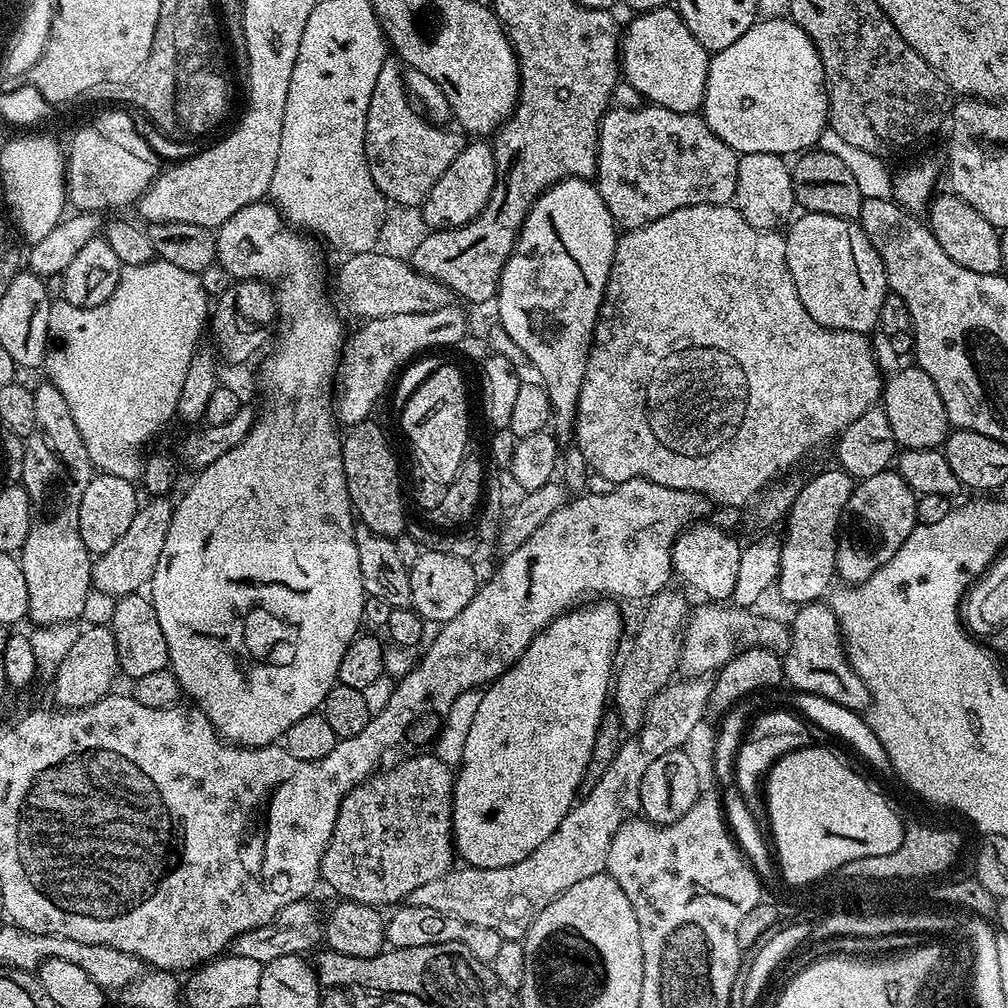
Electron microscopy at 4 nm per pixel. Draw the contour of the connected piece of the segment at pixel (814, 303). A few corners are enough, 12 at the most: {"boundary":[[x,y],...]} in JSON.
{"boundary":[[804,212],[786,262],[806,314],[871,333],[890,293],[859,223]]}

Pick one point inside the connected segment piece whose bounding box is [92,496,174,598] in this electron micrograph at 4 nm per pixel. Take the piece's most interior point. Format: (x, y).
(128, 566)

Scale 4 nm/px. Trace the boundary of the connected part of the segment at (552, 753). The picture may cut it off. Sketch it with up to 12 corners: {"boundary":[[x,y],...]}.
{"boundary":[[584,602],[483,689],[452,790],[465,865],[566,818],[624,620]]}

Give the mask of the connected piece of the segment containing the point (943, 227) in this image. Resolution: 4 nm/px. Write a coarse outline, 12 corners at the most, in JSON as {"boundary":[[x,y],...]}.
{"boundary":[[937,195],[926,223],[974,274],[1001,271],[1001,233],[974,206]]}

